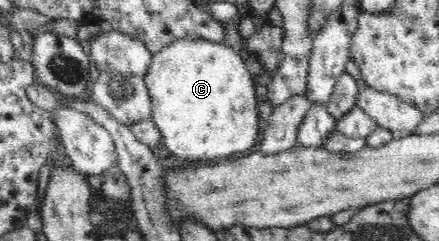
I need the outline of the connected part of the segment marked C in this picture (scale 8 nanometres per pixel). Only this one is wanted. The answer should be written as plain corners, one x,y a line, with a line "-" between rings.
177,39
153,55
144,83
150,96
150,116
160,131
165,148
171,152
171,162
177,156
189,160
213,160
231,156
233,152
243,154
257,142
259,112
254,78
246,66
241,56
224,42
205,39

